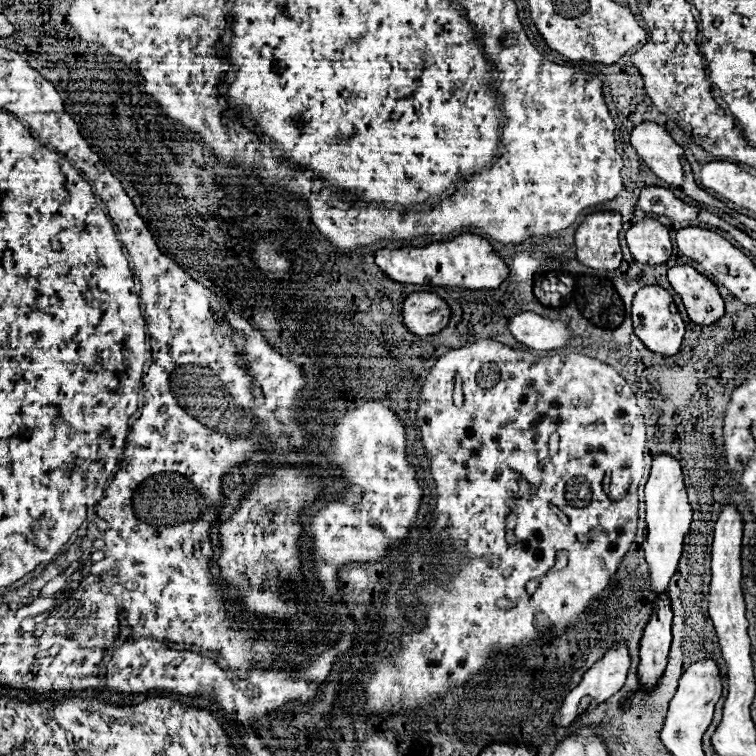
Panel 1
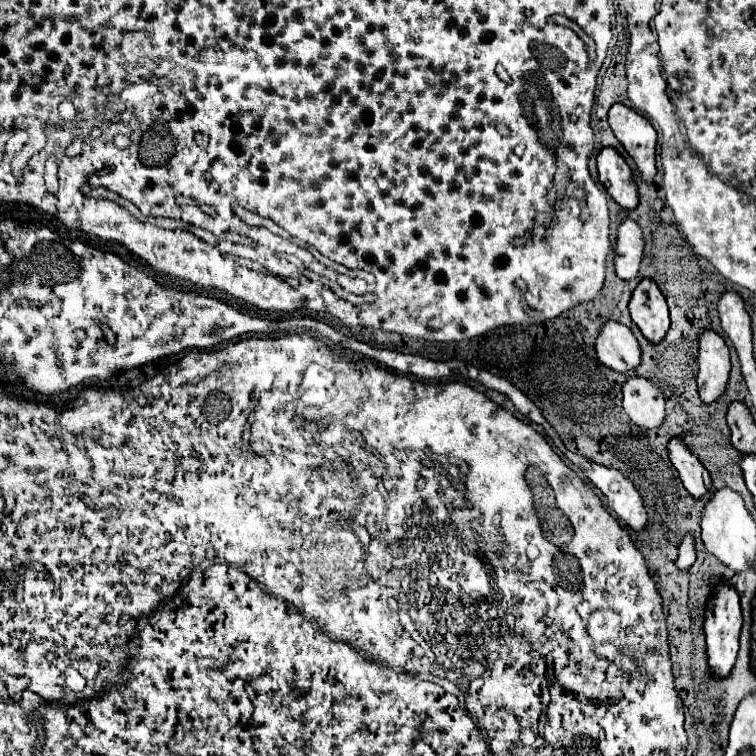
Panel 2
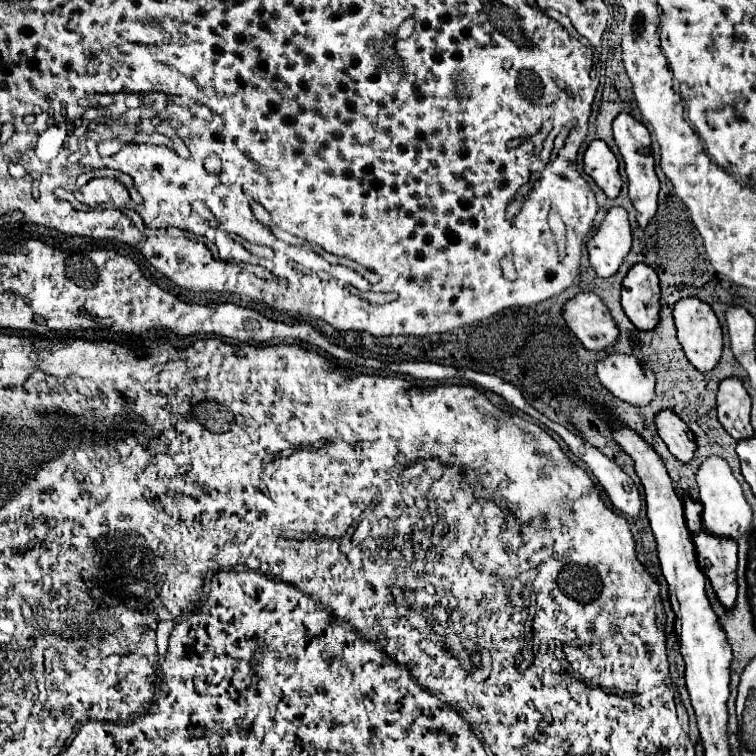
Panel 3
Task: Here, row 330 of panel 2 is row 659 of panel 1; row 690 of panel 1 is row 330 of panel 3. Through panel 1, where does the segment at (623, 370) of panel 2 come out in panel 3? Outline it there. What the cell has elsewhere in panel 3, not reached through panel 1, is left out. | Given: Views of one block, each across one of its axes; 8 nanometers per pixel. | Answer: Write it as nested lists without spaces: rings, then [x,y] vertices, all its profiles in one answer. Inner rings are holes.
[[[580,292],[568,300],[562,318],[588,350],[608,350],[618,338],[614,318],[594,292]]]

